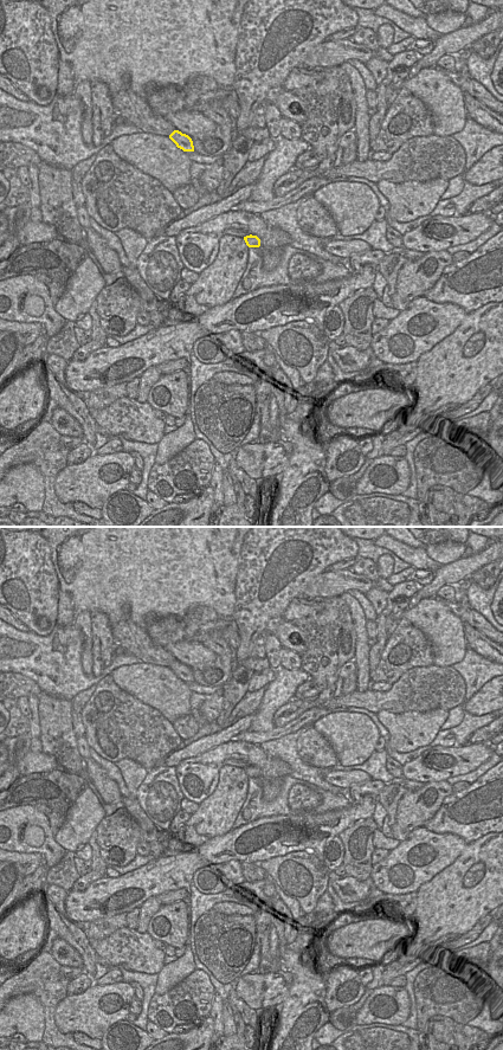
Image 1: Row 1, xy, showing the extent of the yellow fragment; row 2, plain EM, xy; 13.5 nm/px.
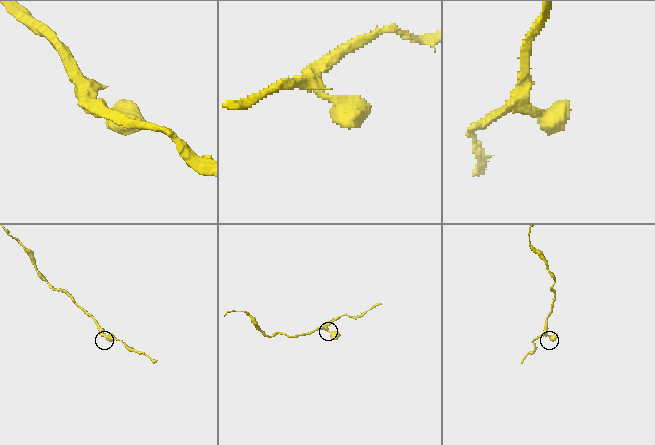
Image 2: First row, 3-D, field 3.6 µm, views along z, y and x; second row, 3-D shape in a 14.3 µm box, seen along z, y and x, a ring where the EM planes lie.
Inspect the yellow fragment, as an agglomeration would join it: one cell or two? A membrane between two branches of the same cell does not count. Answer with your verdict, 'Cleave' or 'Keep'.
Keep

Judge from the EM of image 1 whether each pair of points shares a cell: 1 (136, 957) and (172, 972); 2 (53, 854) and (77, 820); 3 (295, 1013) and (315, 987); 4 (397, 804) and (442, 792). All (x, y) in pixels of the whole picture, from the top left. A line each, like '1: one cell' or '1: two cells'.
1: two cells
2: two cells
3: one cell
4: one cell

